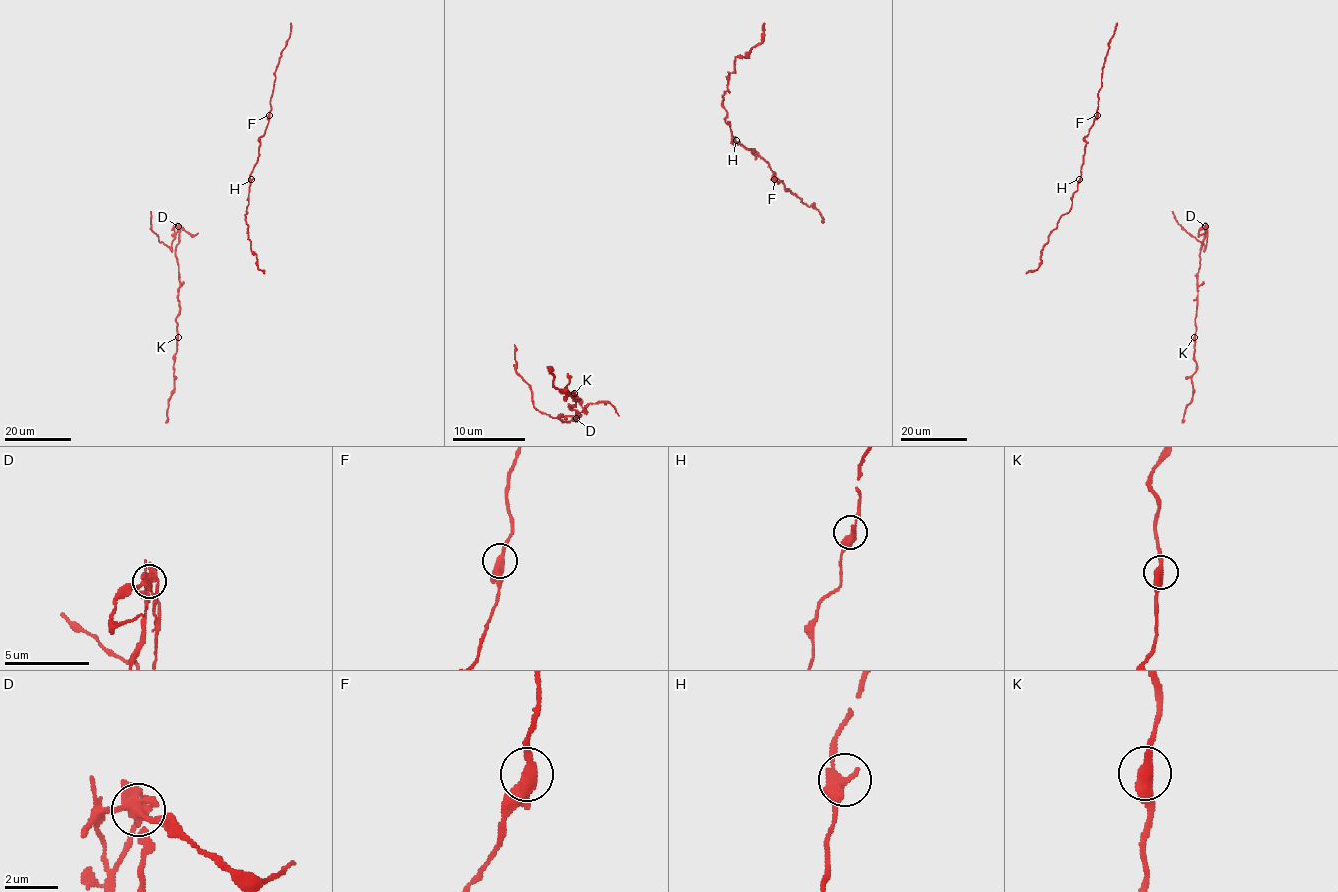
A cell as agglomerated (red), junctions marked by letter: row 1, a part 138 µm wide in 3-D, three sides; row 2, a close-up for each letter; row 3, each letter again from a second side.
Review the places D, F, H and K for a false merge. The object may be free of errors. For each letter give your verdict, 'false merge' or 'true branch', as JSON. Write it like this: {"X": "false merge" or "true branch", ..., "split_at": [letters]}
{"D": "false merge", "F": "true branch", "H": "true branch", "K": "true branch", "split_at": ["D"]}

